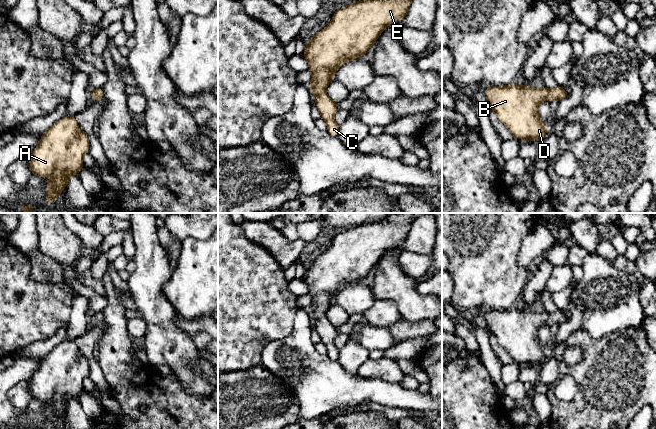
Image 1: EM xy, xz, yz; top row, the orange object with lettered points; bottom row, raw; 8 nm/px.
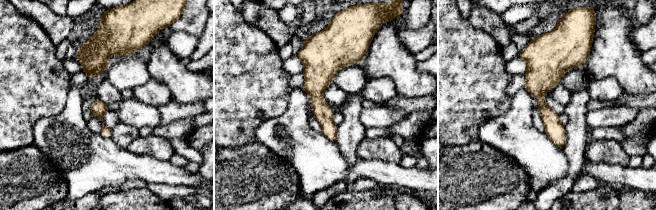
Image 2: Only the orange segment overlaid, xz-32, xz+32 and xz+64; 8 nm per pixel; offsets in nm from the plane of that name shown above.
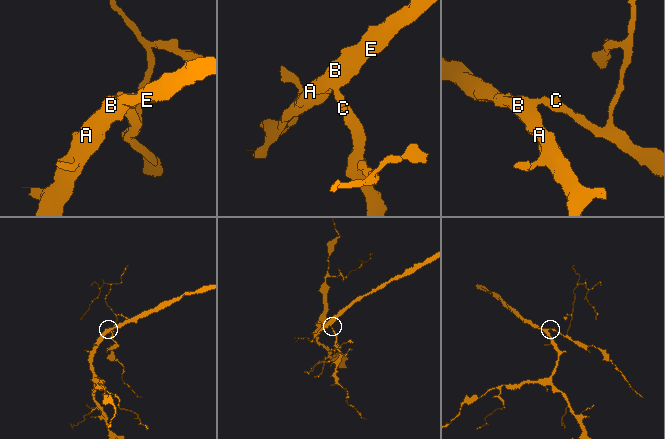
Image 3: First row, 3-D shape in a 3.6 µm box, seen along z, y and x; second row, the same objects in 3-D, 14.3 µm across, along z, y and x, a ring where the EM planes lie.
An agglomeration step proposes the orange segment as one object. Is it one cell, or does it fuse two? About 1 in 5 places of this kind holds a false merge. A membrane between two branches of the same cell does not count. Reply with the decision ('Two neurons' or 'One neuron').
One neuron

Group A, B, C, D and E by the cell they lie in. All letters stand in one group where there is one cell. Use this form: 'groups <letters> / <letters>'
groups A B C D E

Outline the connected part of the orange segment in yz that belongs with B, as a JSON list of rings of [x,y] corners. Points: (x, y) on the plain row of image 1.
[[[524,309],[489,310],[485,314],[487,328],[497,342],[520,363],[543,365],[547,351],[538,338],[539,329],[548,324],[561,325],[569,321],[563,311],[530,312]]]

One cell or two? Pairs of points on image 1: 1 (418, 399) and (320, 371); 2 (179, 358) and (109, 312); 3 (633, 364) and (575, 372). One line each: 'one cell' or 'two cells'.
1: one cell
2: two cells
3: one cell

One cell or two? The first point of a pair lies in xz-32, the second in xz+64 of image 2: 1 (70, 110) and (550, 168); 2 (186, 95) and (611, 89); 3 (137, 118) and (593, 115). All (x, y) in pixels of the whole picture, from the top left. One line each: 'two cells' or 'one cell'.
1: one cell
2: two cells
3: one cell

